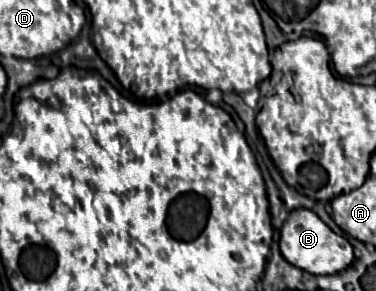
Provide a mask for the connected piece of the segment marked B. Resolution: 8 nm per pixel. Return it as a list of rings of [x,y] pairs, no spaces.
[[[297,208],[289,212],[289,218],[281,228],[279,248],[289,264],[311,274],[337,274],[353,262],[353,248],[347,238],[335,234],[313,210],[307,208]]]

